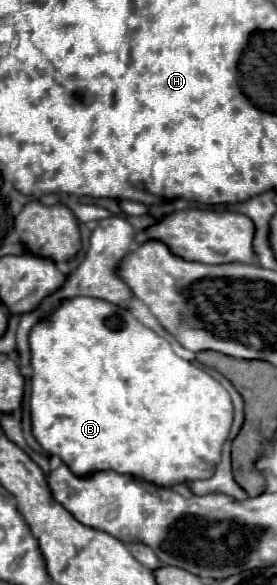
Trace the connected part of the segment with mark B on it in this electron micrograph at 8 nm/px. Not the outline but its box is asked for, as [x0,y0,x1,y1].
[30,297,232,487]

